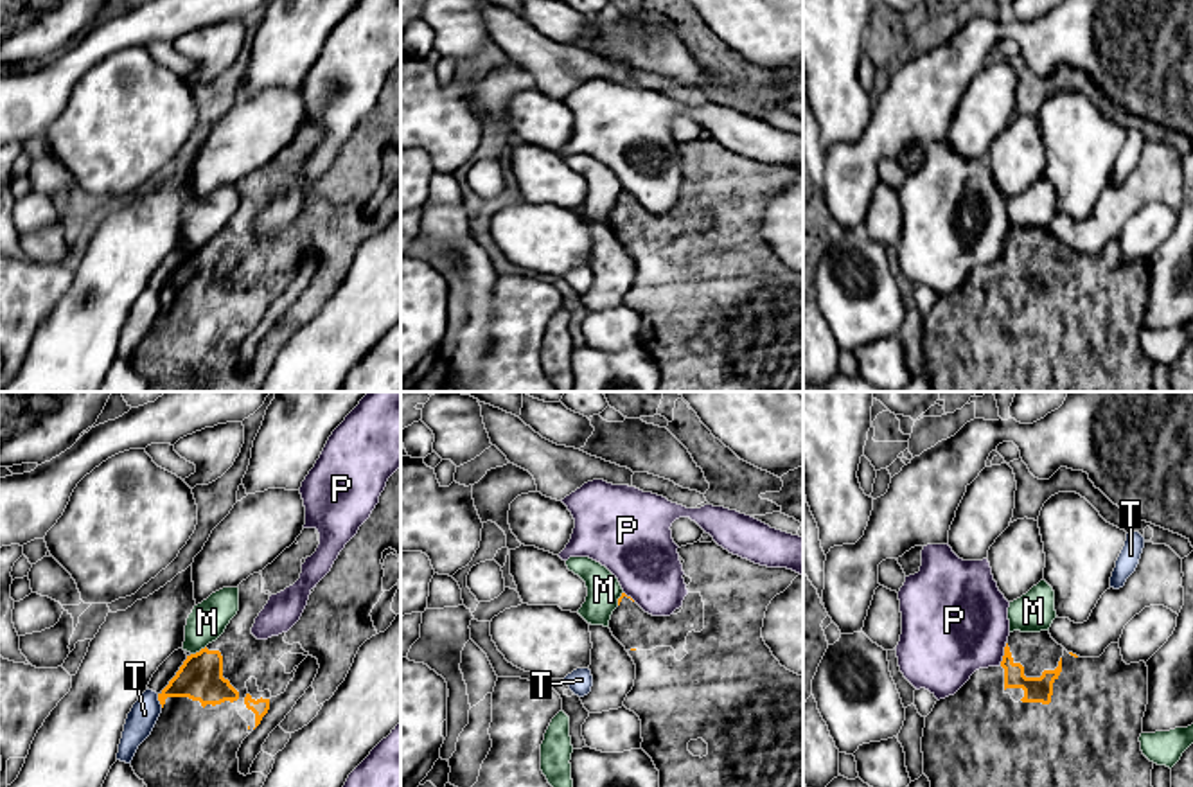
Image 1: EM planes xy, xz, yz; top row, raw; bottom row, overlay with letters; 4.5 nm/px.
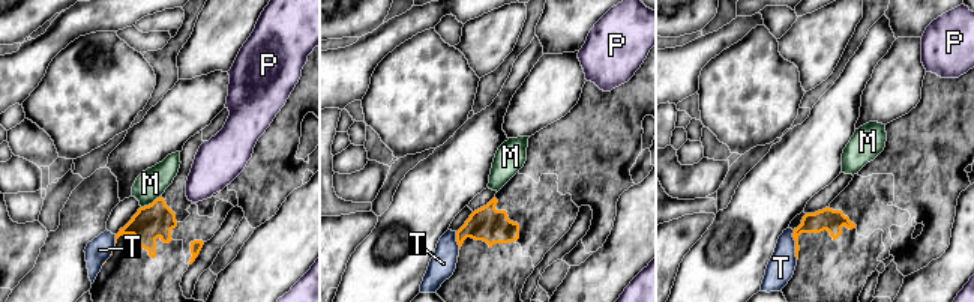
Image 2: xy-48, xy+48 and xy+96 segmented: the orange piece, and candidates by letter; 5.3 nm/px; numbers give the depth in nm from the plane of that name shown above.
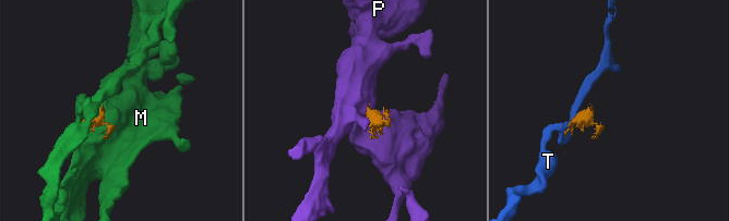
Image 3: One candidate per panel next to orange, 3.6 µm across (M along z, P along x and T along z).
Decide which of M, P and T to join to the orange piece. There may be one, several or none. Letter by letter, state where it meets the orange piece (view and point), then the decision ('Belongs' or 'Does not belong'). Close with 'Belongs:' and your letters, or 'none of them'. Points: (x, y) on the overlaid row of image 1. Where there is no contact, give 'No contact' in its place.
M: Touches orange at xy (200, 651). Does not belong
P: Touches orange at yz (1005, 654). Does not belong
T: Touches orange at xy (159, 699). Does not belong
Belongs: none of them

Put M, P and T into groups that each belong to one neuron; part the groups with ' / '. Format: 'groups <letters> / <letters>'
groups M T / P

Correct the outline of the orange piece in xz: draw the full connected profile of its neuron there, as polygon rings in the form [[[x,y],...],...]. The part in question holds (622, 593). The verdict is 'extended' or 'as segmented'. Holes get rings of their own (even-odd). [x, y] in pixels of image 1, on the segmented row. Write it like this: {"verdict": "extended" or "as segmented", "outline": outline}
{"verdict": "extended", "outline": [[[715,541],[677,548],[683,571],[692,582],[683,609],[670,616],[645,613],[622,593],[609,629],[636,665],[636,679],[623,706],[641,721],[641,749],[659,771],[659,787],[803,787],[803,676],[773,656],[762,638],[767,606],[800,575],[787,568],[767,568],[729,553]],[[703,738],[706,756],[694,756],[688,742]]]}

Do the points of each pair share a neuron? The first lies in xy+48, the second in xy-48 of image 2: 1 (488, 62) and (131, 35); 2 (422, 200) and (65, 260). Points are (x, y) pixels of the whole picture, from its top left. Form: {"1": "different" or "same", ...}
{"1": "different", "2": "same"}

